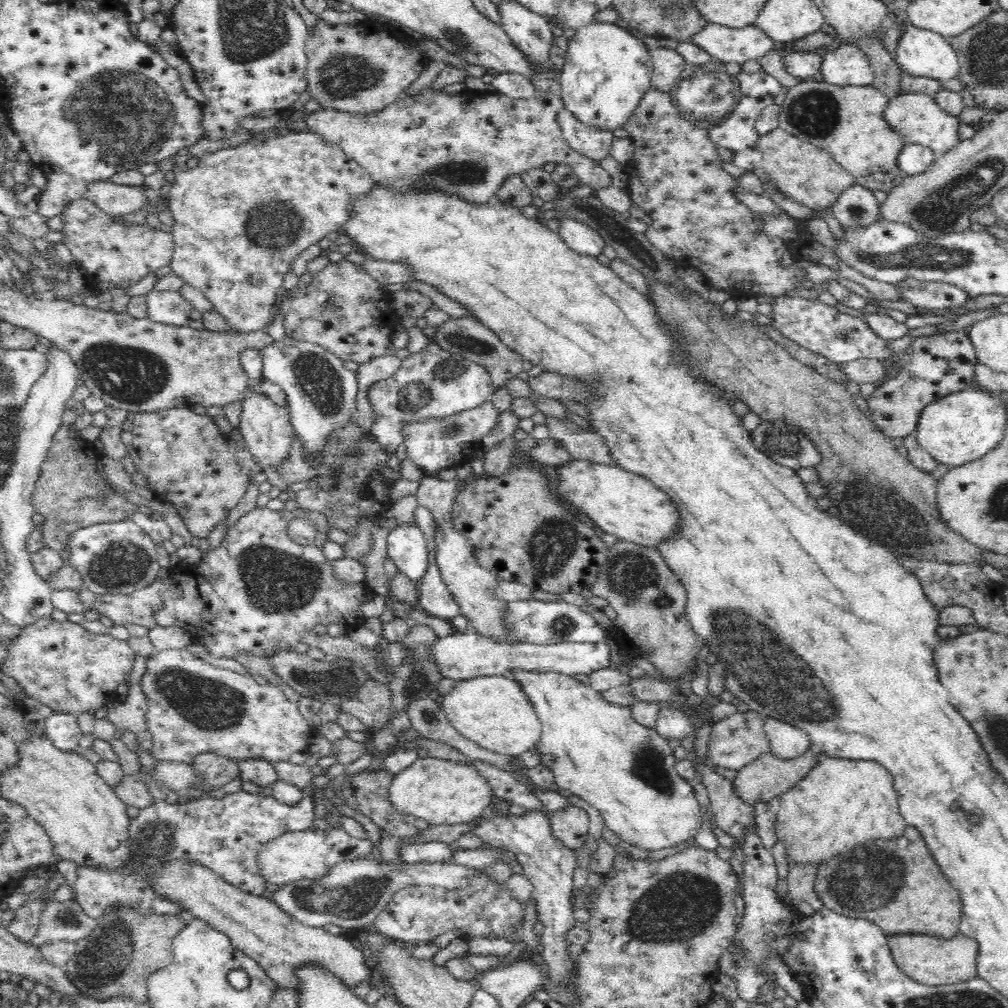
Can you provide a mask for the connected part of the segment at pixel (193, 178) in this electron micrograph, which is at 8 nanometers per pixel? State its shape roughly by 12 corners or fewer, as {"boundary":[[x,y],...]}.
{"boundary":[[308,130],[176,172],[169,266],[264,330],[375,182]]}

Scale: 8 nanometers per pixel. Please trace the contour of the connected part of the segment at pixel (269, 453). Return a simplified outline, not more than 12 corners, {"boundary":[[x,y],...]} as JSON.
{"boundary":[[251,391],[239,430],[261,468],[290,454],[290,412]]}

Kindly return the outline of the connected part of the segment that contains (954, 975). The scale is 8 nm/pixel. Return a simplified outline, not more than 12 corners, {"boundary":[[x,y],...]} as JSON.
{"boundary":[[887,935],[900,972],[940,986],[977,976],[979,944]]}

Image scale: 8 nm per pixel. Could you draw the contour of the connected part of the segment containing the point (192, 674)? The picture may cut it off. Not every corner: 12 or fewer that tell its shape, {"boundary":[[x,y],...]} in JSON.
{"boundary":[[186,647],[146,658],[156,761],[288,764],[315,730],[280,686]]}

